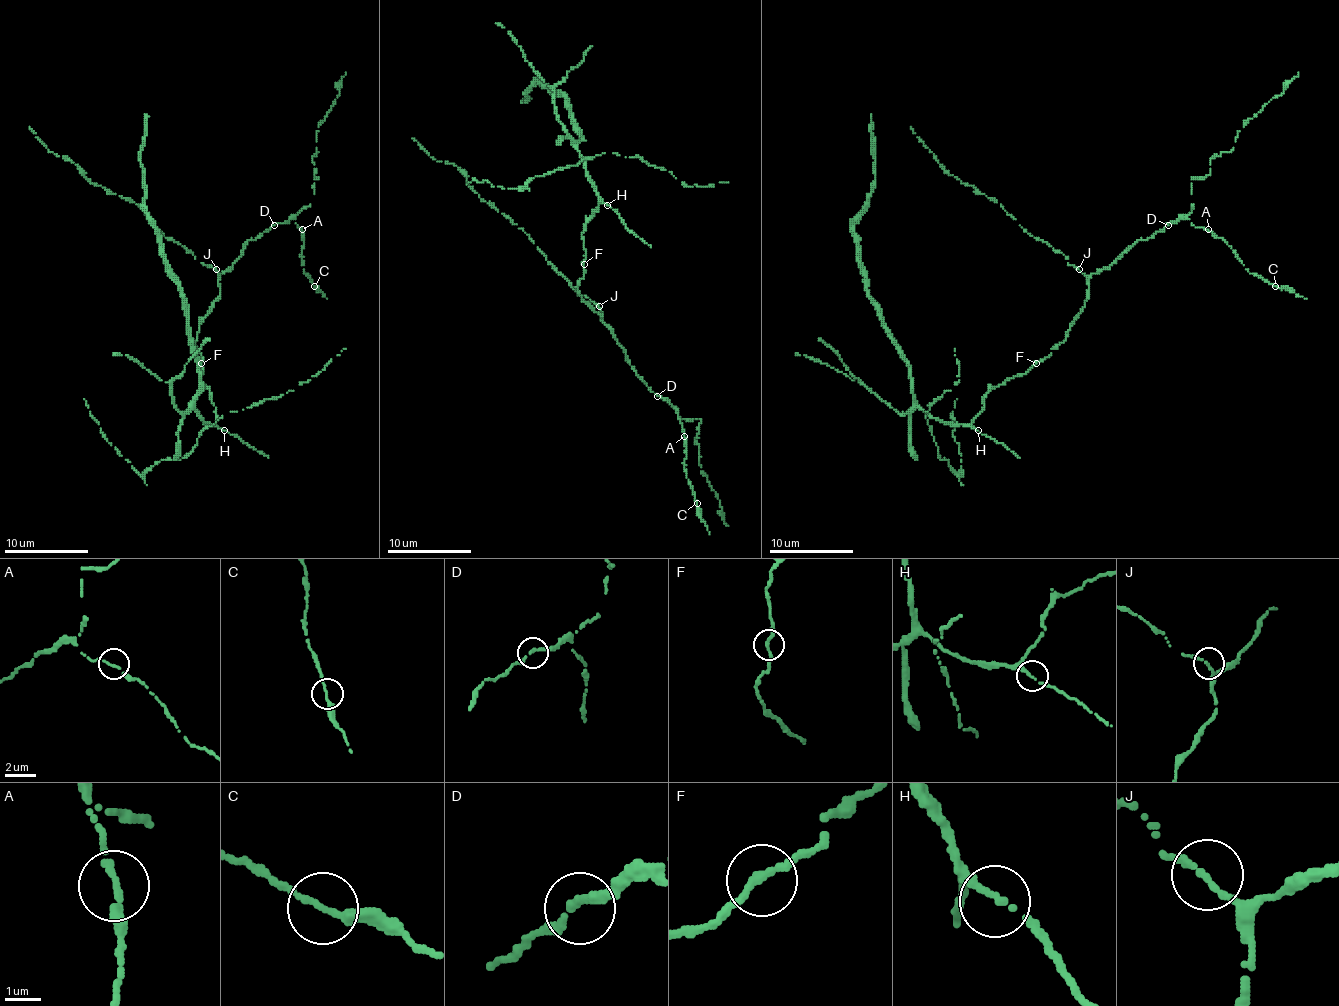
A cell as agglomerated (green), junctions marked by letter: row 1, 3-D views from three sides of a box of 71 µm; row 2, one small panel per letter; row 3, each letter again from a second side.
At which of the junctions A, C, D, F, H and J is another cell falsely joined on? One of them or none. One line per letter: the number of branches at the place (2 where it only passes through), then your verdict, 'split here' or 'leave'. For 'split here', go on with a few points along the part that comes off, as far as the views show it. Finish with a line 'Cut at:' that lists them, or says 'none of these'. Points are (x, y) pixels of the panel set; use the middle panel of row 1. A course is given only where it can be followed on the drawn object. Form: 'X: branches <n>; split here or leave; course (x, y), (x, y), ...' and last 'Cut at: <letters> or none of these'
A: branches 2; leave
C: branches 2; leave
D: branches 2; leave
F: branches 2; leave
H: branches 2; leave
J: branches 2; leave
Cut at: none of these

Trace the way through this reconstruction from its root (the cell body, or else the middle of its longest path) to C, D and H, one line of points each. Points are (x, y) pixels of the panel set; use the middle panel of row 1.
C: (584, 262), (577, 291), (602, 316), (636, 375), (678, 413), (686, 446), (684, 469), (697, 503)
D: (584, 262), (584, 276), (577, 291), (602, 316), (602, 322), (625, 352), (625, 360), (657, 396)
H: (584, 262), (584, 226), (598, 209), (598, 199), (607, 205)

